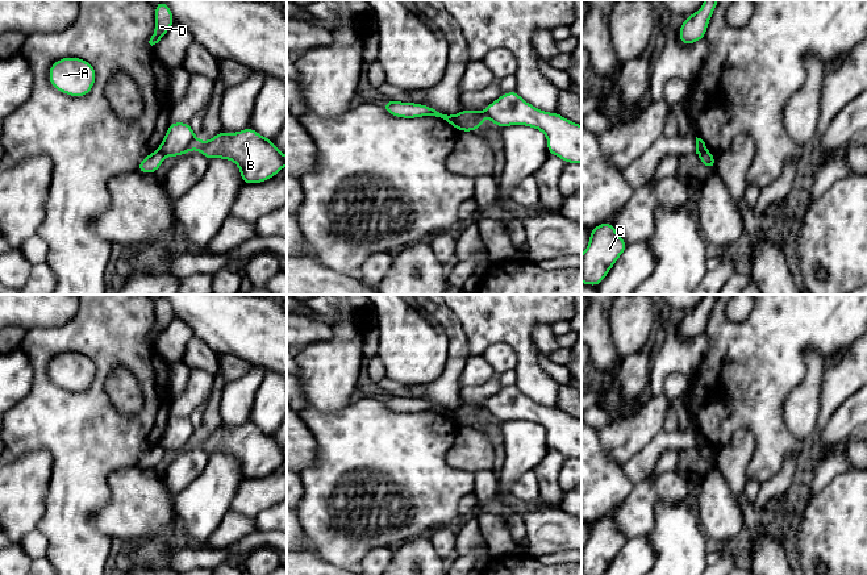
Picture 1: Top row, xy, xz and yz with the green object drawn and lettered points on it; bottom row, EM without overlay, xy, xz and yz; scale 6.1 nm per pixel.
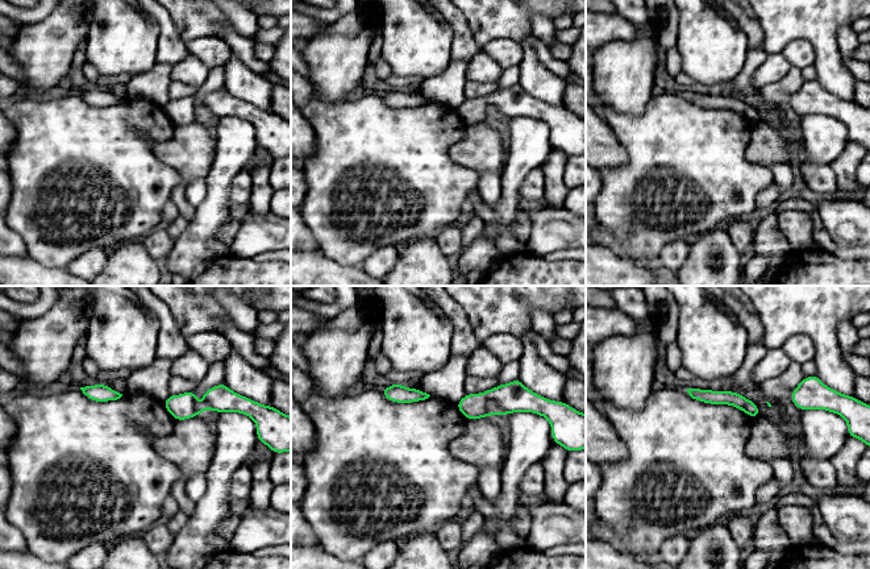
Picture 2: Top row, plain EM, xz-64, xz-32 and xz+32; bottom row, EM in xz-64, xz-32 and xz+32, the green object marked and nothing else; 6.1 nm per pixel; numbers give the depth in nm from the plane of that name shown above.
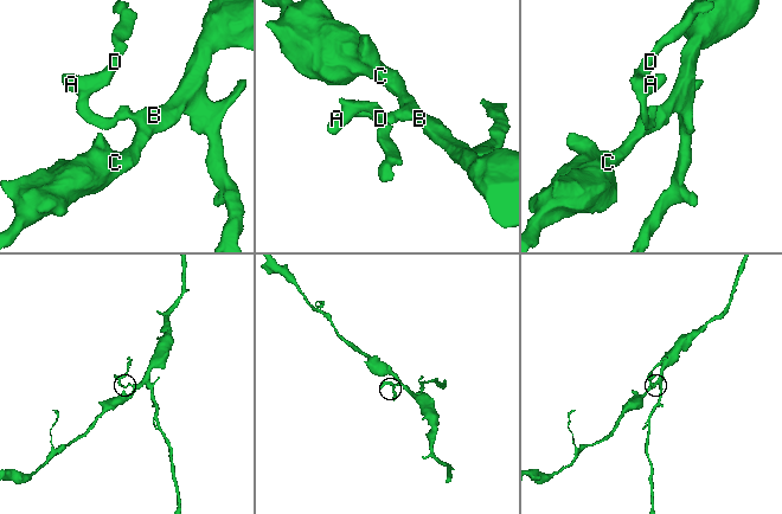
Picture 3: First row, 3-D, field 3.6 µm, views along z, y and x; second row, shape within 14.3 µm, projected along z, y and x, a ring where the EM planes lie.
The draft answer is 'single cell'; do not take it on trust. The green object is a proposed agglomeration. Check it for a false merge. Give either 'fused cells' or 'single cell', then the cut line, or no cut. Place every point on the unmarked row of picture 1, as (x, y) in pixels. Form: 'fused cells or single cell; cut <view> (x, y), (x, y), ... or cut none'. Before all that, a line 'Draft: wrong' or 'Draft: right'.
Draft: wrong
fused cells; cut xz (454, 411), (458, 423)

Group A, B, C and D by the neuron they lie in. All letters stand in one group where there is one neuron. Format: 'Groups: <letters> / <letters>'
Groups: A D / B C

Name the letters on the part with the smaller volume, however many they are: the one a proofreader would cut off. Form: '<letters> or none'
A, D

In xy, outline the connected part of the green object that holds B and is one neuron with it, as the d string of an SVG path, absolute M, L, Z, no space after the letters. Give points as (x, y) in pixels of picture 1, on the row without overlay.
M170 417L159 439L164 451L179 451L196 443L208 455L214 453L234 457L245 479L263 478L287 461L287 450L274 439L272 433L246 422L237 428L221 425L209 436L199 436L189 417Z

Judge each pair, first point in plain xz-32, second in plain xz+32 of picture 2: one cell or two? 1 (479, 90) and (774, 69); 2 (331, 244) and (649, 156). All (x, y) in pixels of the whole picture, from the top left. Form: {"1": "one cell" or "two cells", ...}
{"1": "two cells", "2": "one cell"}

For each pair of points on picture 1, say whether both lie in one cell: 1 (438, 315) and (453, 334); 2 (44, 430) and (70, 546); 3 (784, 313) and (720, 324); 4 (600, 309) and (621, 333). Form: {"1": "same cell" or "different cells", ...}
{"1": "same cell", "2": "same cell", "3": "same cell", "4": "different cells"}

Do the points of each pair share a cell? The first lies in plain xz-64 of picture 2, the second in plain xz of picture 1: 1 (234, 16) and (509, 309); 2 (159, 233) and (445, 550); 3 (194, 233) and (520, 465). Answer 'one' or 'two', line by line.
1: two
2: one
3: one

